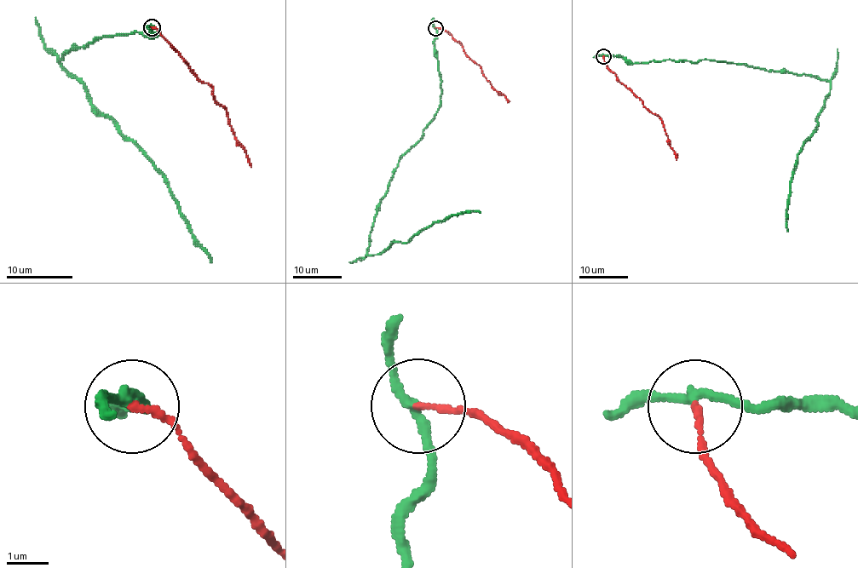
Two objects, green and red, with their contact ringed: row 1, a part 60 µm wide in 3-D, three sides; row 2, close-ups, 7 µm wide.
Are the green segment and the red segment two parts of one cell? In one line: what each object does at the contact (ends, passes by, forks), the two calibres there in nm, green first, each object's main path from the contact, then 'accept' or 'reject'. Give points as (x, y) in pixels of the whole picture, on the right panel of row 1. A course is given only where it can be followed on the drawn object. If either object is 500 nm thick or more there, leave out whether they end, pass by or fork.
green passes by; red ends there; 200 nm thick on the green side, 170 nm on the other; green runs (602, 56), (633, 63), (712, 60), (828, 82), (817, 127), (794, 169), (788, 231); red runs (602, 56), (605, 65), (616, 77), (659, 117), (676, 160); reject

